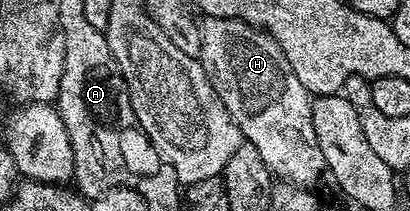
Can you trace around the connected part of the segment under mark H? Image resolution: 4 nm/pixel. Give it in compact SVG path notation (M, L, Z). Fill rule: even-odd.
M207 16L201 24L201 60L209 67L210 76L216 93L220 97L220 102L226 107L227 113L234 119L236 125L240 129L241 136L251 145L258 148L258 153L266 163L267 167L279 180L294 182L295 185L310 187L318 179L318 173L325 170L324 155L321 151L321 145L317 132L314 131L313 113L312 113L312 97L308 89L303 87L298 80L298 75L294 74L294 69L290 66L289 59L282 53L282 49L277 41L267 33L267 30L259 26L250 25L244 20L236 17L209 17Z

